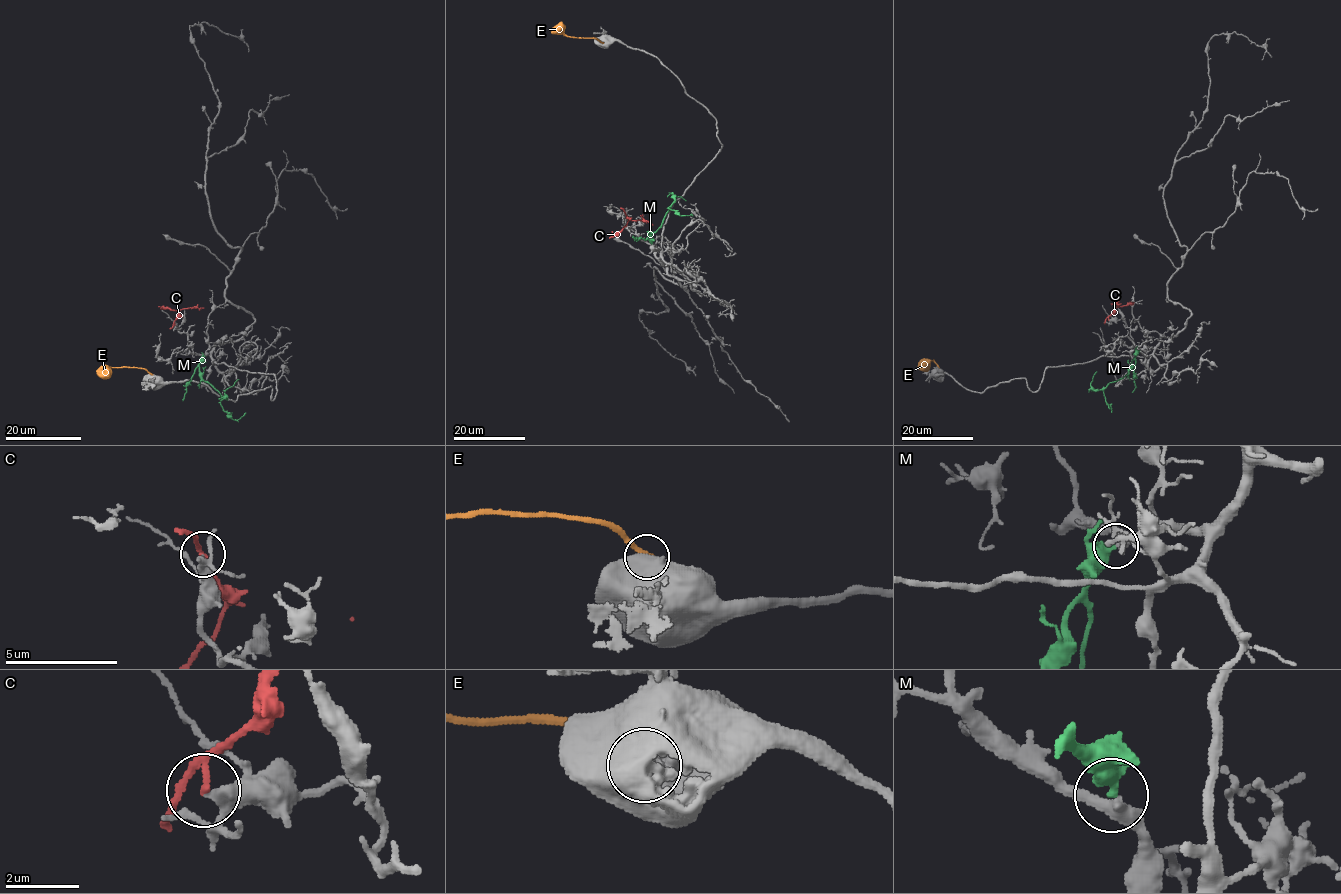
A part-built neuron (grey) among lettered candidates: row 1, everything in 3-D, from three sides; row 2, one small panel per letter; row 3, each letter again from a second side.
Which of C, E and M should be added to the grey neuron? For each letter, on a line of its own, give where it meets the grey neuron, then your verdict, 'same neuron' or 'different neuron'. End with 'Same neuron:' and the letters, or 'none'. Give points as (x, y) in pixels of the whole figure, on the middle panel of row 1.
C: (624, 212) | different neuron
E: (602, 42) | different neuron
M: (651, 243) | same neuron
Same neuron: M

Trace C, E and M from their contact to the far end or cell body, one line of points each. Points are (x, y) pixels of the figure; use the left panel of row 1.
C: (174, 325), (178, 311), (158, 307)
E: (151, 374), (143, 368), (116, 367), (103, 375), (97, 374)
M: (202, 357), (199, 376), (219, 393), (224, 411), (233, 419), (239, 419), (246, 413)

